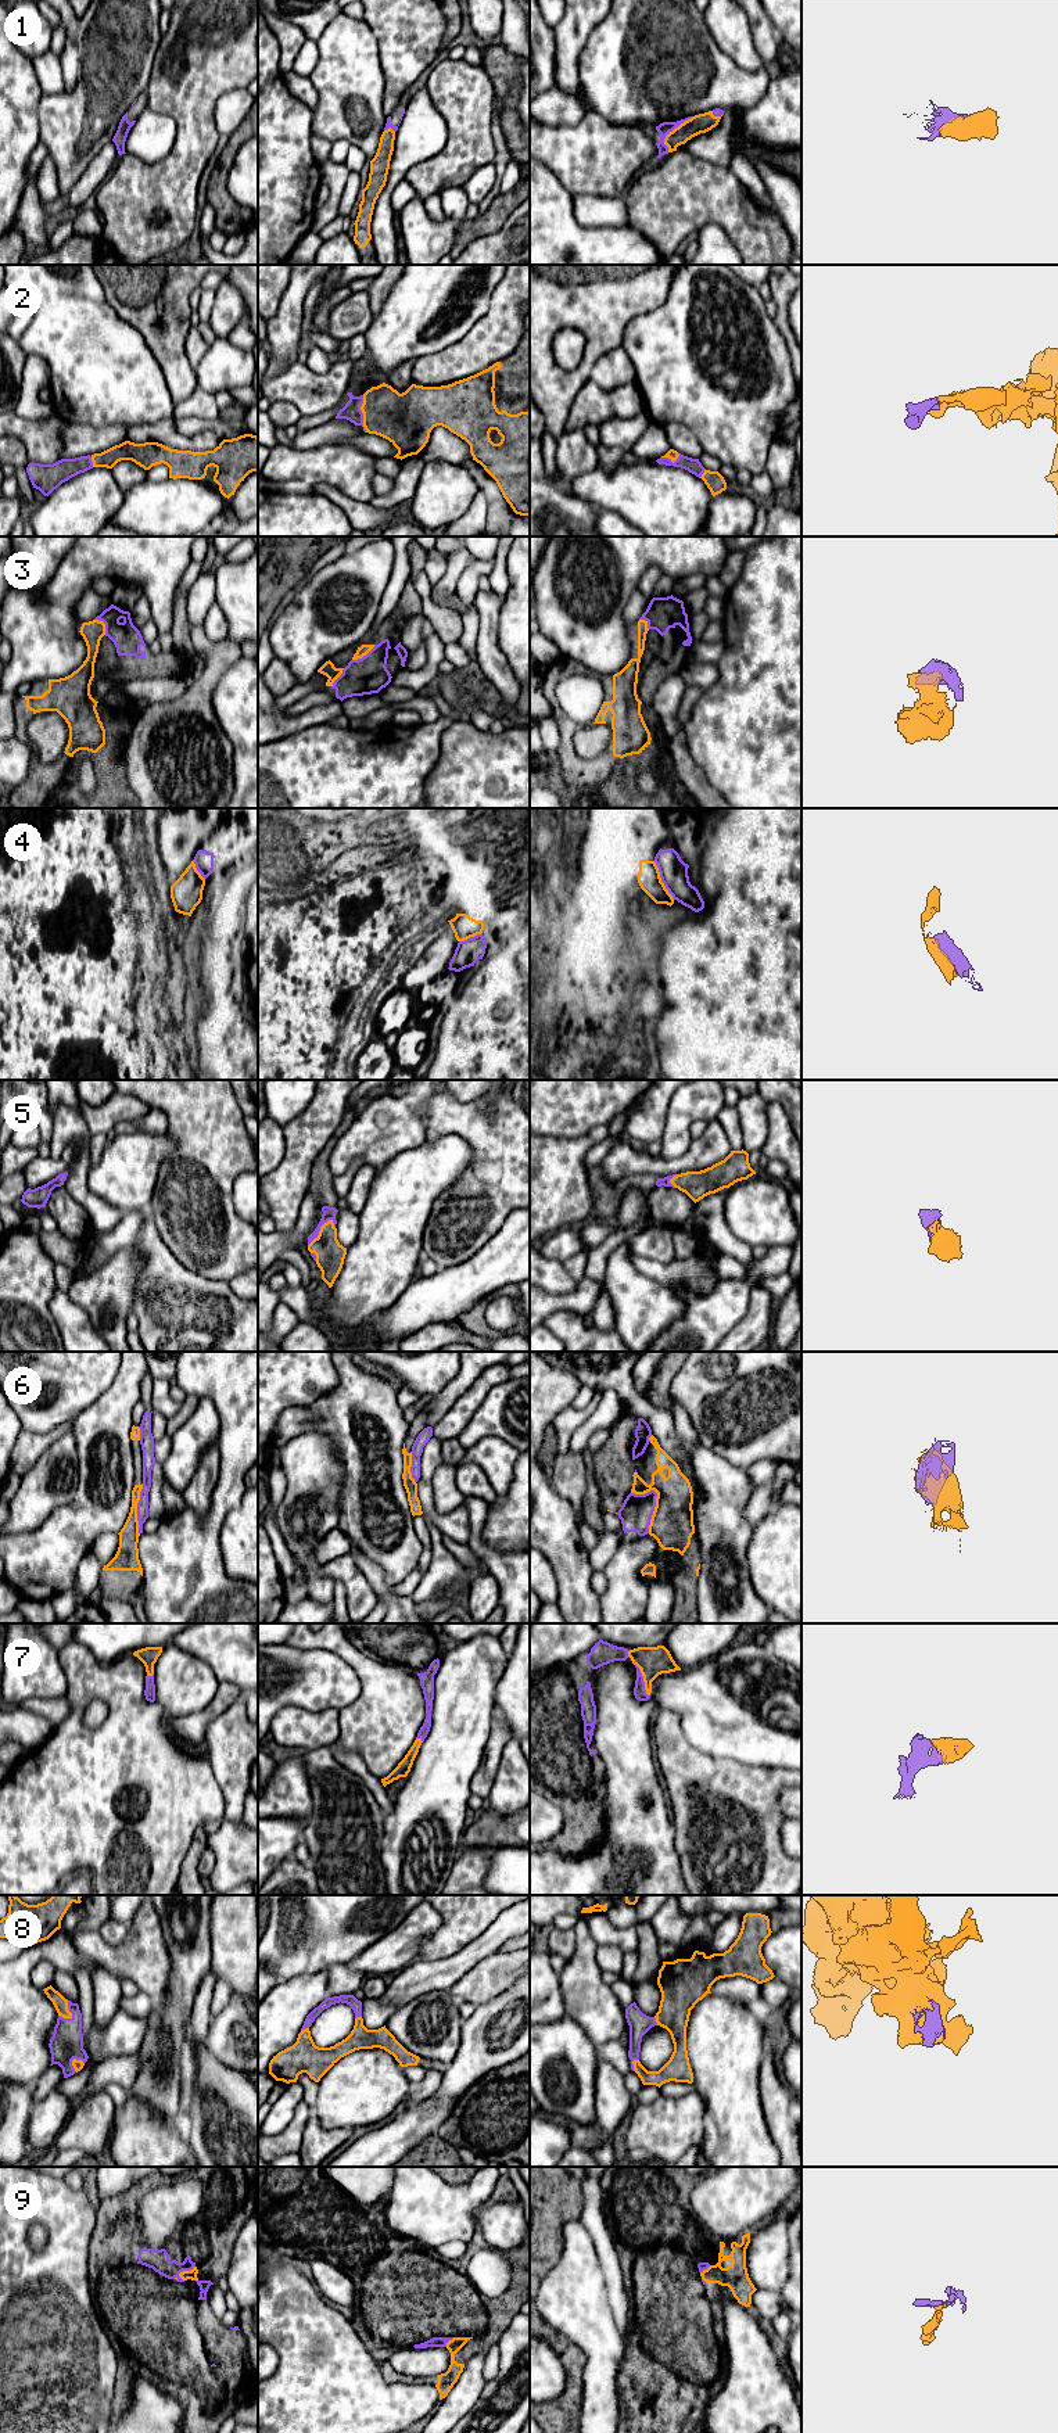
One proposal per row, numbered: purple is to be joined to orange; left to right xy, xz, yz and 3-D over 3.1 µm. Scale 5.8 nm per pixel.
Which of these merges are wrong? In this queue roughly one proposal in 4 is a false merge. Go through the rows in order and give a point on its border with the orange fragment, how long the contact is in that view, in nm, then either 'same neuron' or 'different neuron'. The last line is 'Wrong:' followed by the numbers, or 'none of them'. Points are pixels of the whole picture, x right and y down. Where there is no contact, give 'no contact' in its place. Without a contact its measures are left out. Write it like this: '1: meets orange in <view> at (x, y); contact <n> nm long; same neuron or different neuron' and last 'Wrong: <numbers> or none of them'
1: meets orange in yz at (673, 131); contact 260 nm long; same neuron
2: meets orange in xz at (362, 412); contact 220 nm long; same neuron
3: meets orange in xz at (363, 655); contact 160 nm long; same neuron
4: meets orange in yz at (660, 881); contact 260 nm long; different neuron
5: meets orange in xz at (319, 1231); contact 220 nm long; same neuron
6: meets orange in yz at (656, 1500); contact 260 nm long; different neuron
7: meets orange in yz at (644, 1680); contact 200 nm long; same neuron
8: meets orange in xy at (67, 2009); contact 120 nm long; same neuron
9: meets orange in xy at (183, 2271); contact 150 nm long; same neuron
Wrong: 4, 6

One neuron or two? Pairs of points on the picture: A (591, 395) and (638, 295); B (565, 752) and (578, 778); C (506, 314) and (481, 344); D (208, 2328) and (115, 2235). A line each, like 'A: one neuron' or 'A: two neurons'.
A: two neurons
B: one neuron
C: one neuron
D: one neuron

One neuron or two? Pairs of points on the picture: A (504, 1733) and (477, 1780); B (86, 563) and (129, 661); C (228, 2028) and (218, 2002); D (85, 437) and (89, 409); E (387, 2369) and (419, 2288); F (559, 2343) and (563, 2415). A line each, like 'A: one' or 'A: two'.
A: one
B: two
C: two
D: two
E: one
F: one

